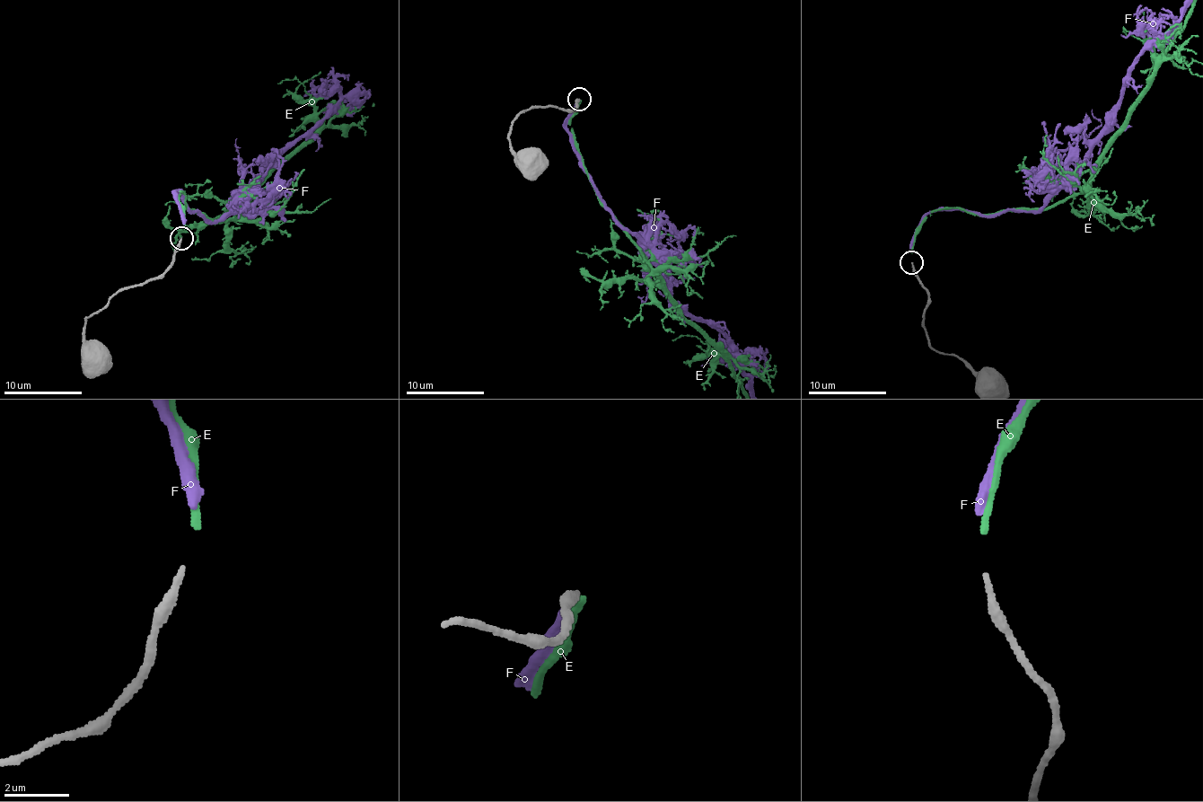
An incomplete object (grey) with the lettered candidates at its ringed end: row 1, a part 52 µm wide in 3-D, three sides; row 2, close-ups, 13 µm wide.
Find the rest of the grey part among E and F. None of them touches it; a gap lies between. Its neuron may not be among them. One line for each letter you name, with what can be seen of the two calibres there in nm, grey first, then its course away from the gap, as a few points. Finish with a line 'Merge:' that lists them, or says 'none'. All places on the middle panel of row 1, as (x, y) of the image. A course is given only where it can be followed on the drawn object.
E: Thickness 170 nm (grey) against 220 nm
Merge: E

